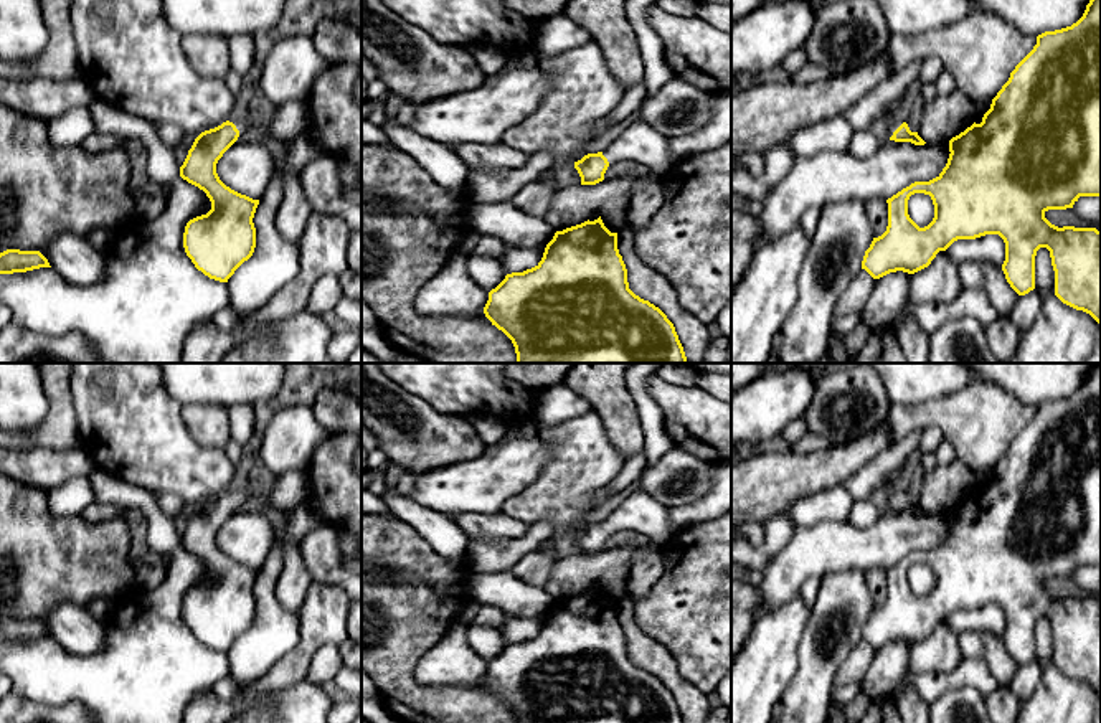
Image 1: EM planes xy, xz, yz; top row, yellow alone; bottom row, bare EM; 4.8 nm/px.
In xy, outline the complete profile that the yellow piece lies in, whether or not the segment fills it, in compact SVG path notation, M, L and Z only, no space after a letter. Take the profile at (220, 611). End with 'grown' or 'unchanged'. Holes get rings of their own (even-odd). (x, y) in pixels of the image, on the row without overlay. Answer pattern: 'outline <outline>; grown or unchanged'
outline M239 489L201 502L180 536L180 546L203 560L211 571L206 584L187 593L185 622L198 640L220 652L228 652L256 617L253 588L259 569L231 560L216 543L218 530L248 499L251 494Z; grown

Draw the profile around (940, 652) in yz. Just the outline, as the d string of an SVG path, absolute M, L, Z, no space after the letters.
M939 621L928 637L911 644L910 672L952 673L961 660L959 636Z

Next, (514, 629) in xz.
M546 616L528 619L507 617L500 632L505 637L507 644L523 642L527 639L538 636L538 632L543 627L545 617Z

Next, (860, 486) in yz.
M923 429L911 431L843 482L853 500L868 499L890 472L896 470L913 451L919 449Z

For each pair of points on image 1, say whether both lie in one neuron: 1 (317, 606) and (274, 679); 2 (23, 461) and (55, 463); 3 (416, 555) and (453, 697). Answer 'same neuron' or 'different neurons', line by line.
1: same neuron
2: same neuron
3: same neuron

